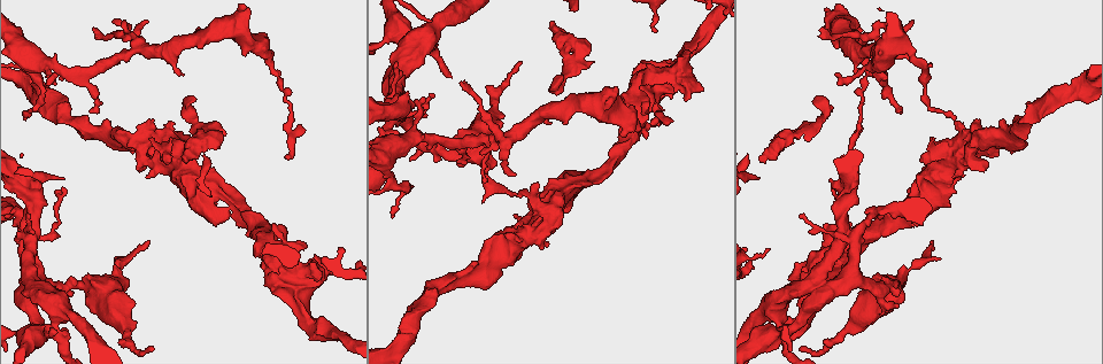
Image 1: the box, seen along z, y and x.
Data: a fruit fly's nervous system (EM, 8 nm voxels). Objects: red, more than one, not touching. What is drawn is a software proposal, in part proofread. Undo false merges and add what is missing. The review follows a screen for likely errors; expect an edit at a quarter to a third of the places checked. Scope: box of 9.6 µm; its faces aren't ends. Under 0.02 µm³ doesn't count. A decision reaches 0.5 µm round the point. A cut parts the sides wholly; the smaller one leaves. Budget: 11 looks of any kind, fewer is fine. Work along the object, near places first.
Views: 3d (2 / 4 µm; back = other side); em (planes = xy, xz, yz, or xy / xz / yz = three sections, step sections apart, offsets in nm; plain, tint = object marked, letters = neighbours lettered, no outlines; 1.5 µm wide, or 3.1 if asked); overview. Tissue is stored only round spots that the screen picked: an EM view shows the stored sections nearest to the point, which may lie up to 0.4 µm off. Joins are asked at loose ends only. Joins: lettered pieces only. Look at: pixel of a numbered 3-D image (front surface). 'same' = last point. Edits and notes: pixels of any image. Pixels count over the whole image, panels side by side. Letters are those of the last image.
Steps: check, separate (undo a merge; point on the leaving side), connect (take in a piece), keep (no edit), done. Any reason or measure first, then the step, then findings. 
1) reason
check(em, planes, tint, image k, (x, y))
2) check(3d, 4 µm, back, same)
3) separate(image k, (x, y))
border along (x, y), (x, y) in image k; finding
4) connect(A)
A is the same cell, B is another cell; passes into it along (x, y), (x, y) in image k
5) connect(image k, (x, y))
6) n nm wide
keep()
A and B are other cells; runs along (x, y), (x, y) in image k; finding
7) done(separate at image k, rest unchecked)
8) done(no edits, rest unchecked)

free end
check(3d, 4 µm, image 1, (911, 22))

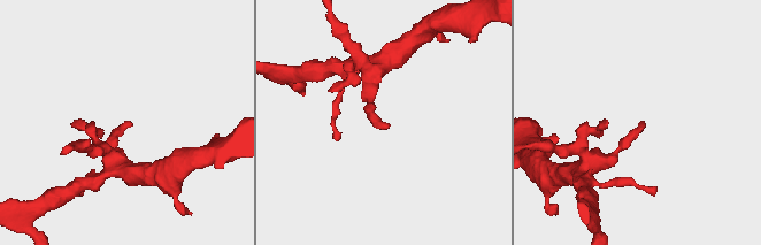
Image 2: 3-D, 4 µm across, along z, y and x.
need the tissue
check(em, xy, step 4, tint, image 2, (645, 124))

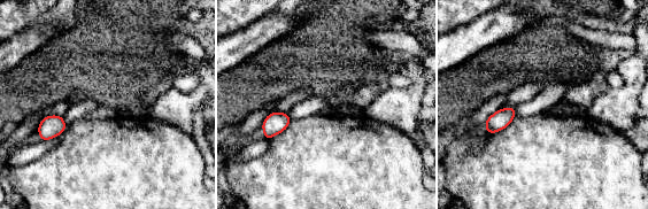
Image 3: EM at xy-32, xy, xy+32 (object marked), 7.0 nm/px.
check(em, planes, letters, same)

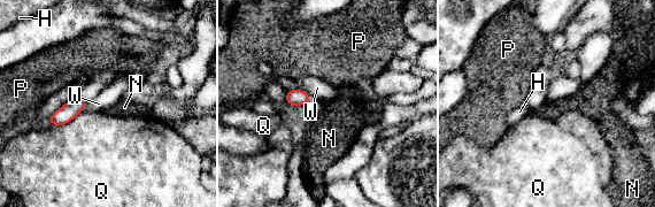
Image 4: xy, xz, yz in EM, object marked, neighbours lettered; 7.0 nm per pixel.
keep()
H, N, P, Q and W are other cells; border along (81, 110), (63, 124), (46, 122) in image 4; none of them fits

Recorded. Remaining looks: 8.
thick end
check(3d, 2 µm, image 1, (196, 32))

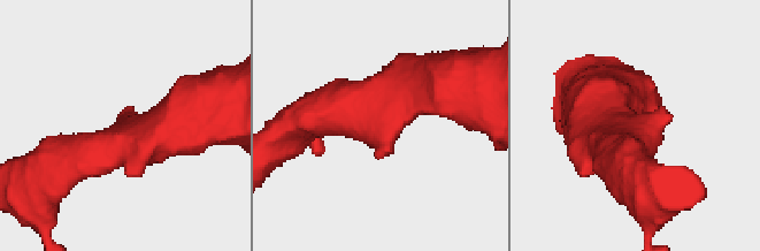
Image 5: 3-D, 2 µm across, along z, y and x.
now the EM
check(em, planes, letters, image 5, (666, 112))

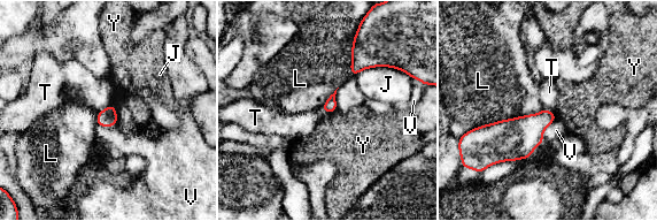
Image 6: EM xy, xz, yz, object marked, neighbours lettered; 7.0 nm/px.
keep()
J, L, T, V and Y are other cells; border along (337, 108), (326, 114) in image 6; none of them fits

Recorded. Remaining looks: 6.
free end
check(3d, 2 µm, image 1, (931, 241))

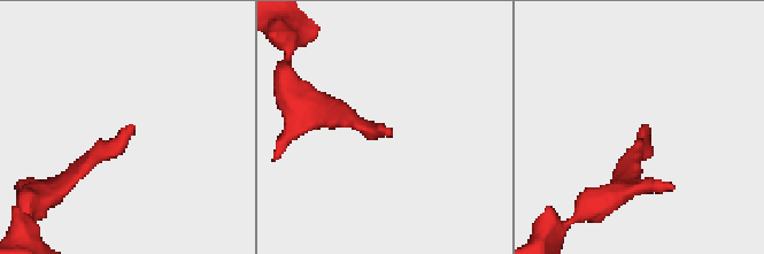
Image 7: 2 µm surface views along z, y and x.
shape alone is not enough
check(em, yz, step 4, tint, image 7, (646, 129))

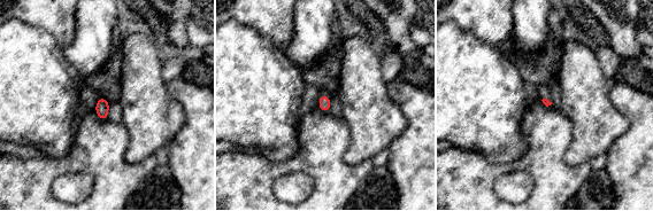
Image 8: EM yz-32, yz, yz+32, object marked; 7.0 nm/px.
check(em, planes, letters, same)

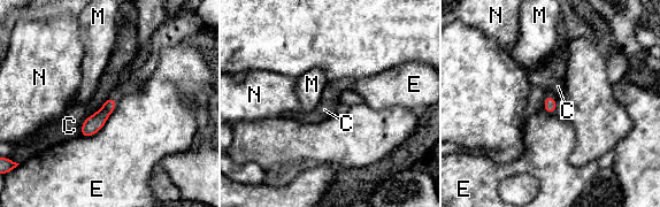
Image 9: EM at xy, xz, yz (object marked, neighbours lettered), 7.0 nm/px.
90 nm wide
keep()
C, E, M and N are other cells; border along (109, 97), (83, 122), (79, 135) in image 9; none of them fits

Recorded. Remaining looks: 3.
closes a loop
check(em, planes, plain, image 1, (602, 174))

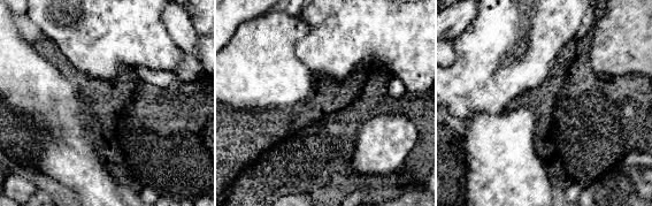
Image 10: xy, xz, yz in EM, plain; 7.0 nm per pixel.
with the object marked
check(em, planes, tint, same)

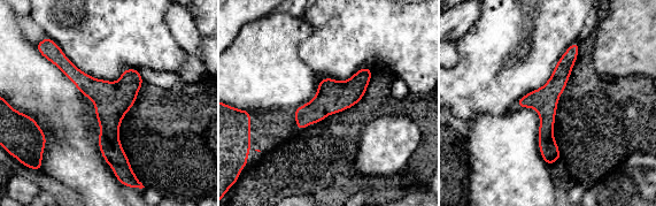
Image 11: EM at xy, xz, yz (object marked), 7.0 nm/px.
see the neighbours
check(em, planes, letters, same)

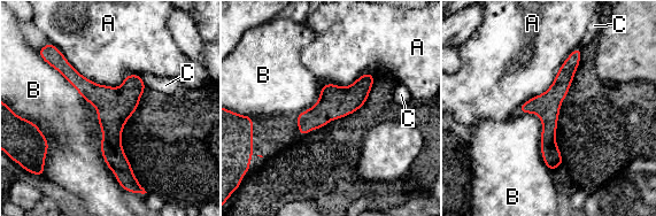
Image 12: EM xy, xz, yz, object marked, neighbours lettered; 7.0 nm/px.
180 nm wide
keep()
A, B and C are other cells; border along (56, 69), (95, 109), (126, 192) in image 12; continuous, no second cell

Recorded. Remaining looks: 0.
done(no edits, rest unchecked)

